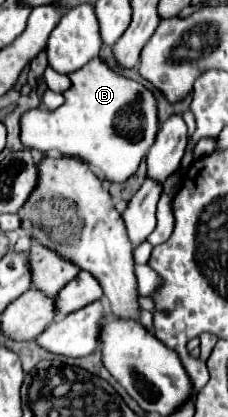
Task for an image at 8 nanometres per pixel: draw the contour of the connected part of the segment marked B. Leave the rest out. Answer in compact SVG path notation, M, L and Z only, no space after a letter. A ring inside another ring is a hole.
M96 58L94 62L88 62L82 70L78 70L78 74L70 74L72 80L72 88L64 92L64 106L60 106L54 112L48 110L28 110L20 124L22 124L22 134L20 140L24 146L28 146L30 150L40 150L40 152L48 152L48 150L58 150L62 154L68 154L72 158L78 158L82 162L88 162L92 168L98 168L96 172L102 174L110 180L110 182L124 182L128 180L140 160L144 158L144 154L150 150L150 146L154 144L154 138L158 133L158 117L157 117L157 99L154 90L144 88L142 84L134 82L134 80L126 80L120 74L116 74L114 70L110 70L100 58Z

